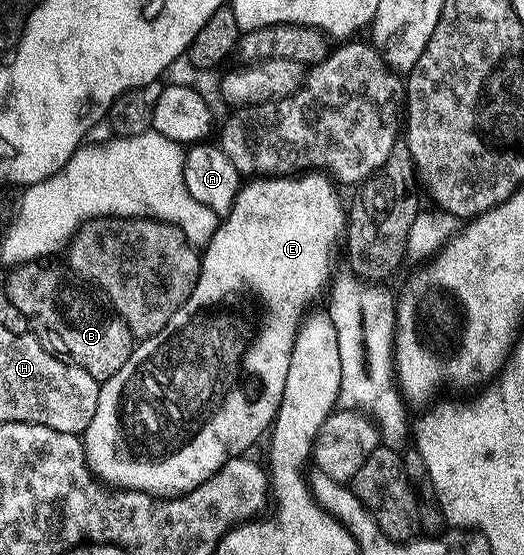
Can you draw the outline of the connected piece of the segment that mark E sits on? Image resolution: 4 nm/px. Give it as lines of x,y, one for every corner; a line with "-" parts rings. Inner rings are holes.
305,174
302,176
286,176
284,178
265,178
264,180
249,180
242,185
237,193
235,204
231,212
220,219
215,236
204,247
201,254
201,271
197,277
195,288
191,296
173,313
171,328
151,334
148,338
140,339
134,345
131,356
119,372
101,382
99,404
95,408
95,416
91,424
85,429
83,438
99,449
105,450
109,457
109,470
113,474
125,474
125,480
130,491
144,491
158,495
158,490
166,490
169,496
186,494
188,490
199,488
223,464
231,458
240,458
246,453
248,446
253,446
261,437
266,437
270,429
269,417
275,413
275,408
281,406
280,385
285,381
287,355
293,350
293,341
297,335
297,327
302,321
302,311
299,308
308,307
309,301
305,298
305,290
313,286
321,286
321,278
325,278
325,246
329,246
329,238
333,238
333,220
339,217
339,211
333,207
329,197
333,194
334,183
321,174

